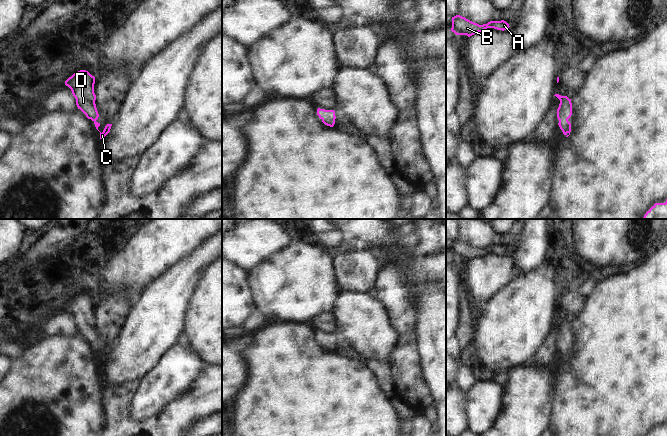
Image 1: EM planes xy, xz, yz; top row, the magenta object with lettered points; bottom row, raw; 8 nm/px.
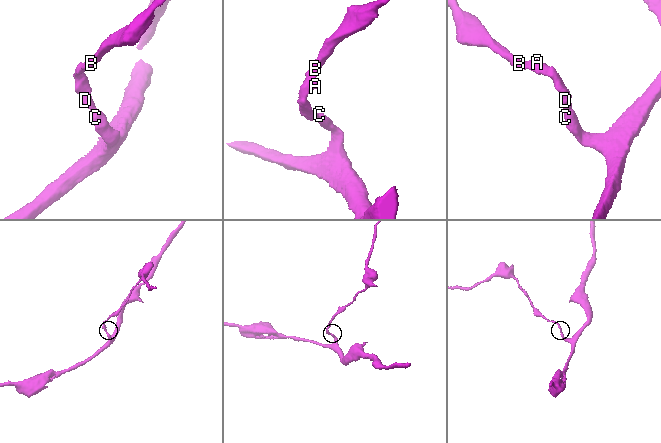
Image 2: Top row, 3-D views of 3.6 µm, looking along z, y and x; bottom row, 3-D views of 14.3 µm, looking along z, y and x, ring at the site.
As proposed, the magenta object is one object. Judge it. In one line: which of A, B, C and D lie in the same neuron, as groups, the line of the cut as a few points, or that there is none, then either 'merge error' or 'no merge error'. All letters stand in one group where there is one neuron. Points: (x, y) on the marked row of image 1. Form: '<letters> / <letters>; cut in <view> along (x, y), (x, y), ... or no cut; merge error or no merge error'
A B C D; no cut; no merge error

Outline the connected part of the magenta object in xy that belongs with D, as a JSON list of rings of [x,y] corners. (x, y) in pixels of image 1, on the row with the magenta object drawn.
[[[80,70],[74,73],[65,81],[65,85],[68,86],[73,96],[76,99],[76,105],[88,119],[91,119],[96,129],[100,126],[96,120],[99,117],[95,100],[96,95],[94,93],[95,77],[92,76],[86,70]]]

